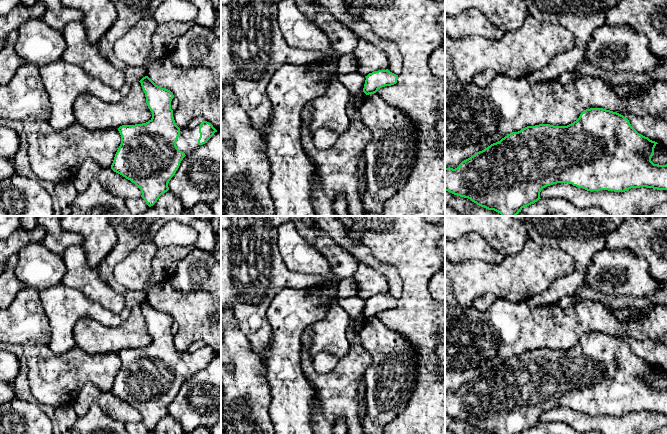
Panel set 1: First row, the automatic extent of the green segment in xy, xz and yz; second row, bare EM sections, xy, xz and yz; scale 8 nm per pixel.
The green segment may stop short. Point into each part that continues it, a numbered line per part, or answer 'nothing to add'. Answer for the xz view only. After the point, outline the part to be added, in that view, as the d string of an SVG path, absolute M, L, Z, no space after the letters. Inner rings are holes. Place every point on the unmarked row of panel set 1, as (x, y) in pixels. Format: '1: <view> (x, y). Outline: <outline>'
nothing to add

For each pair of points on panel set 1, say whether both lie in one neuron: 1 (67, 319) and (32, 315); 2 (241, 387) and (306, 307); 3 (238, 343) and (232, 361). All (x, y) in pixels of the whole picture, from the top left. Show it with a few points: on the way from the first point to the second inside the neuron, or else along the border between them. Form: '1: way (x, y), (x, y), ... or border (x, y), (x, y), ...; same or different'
1: border (39, 295), (48, 319), (50, 340); different
2: border (264, 366), (264, 376), (270, 389); different
3: way (234, 347), (232, 349), (232, 357); same

